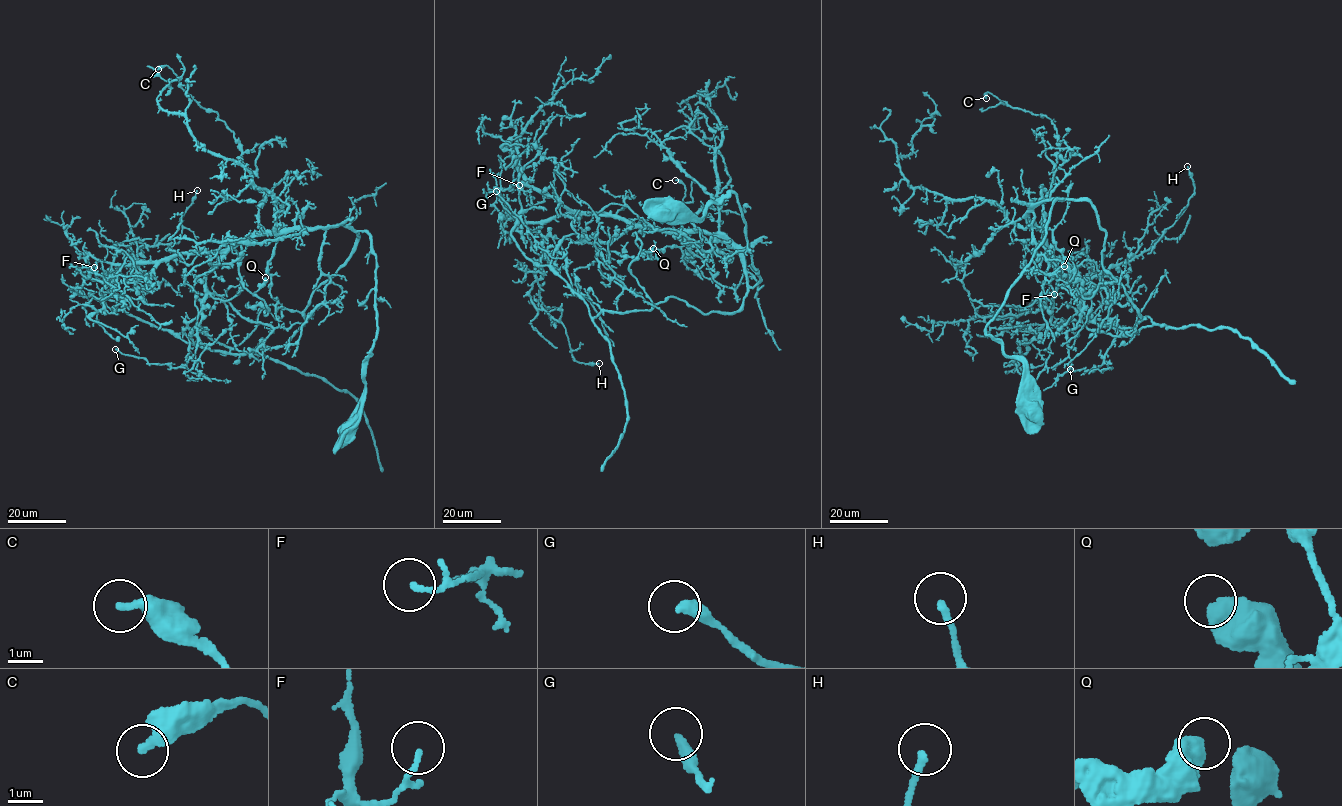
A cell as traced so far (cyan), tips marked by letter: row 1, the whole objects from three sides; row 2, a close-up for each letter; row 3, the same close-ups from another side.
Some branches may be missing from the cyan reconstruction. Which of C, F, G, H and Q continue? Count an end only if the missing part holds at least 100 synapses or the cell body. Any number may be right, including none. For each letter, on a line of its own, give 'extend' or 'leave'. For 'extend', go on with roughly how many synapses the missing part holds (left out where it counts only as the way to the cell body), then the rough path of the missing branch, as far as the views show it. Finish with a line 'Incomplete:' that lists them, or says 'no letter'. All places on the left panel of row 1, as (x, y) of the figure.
C: leave
F: leave
G: leave
H: leave
Q: leave
Incomplete: no letter

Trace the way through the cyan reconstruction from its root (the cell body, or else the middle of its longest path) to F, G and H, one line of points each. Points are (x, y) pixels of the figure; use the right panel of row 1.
F: (1034, 408), (1027, 366), (986, 326), (1062, 198), (1027, 214), (1059, 270), (1053, 304), (1032, 312), (1054, 294)
G: (1034, 408), (986, 326), (1062, 198), (1030, 222), (1089, 320), (1118, 330), (1099, 367), (1070, 369)
H: (1034, 408), (1027, 366), (986, 329), (1063, 199), (1029, 211), (1059, 272), (1092, 279), (1174, 223), (1187, 166)

